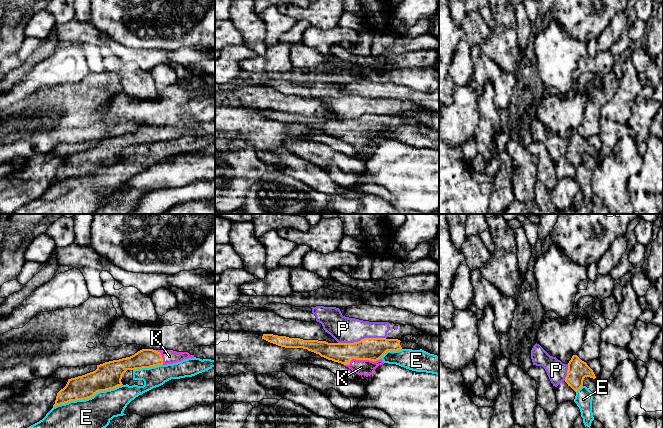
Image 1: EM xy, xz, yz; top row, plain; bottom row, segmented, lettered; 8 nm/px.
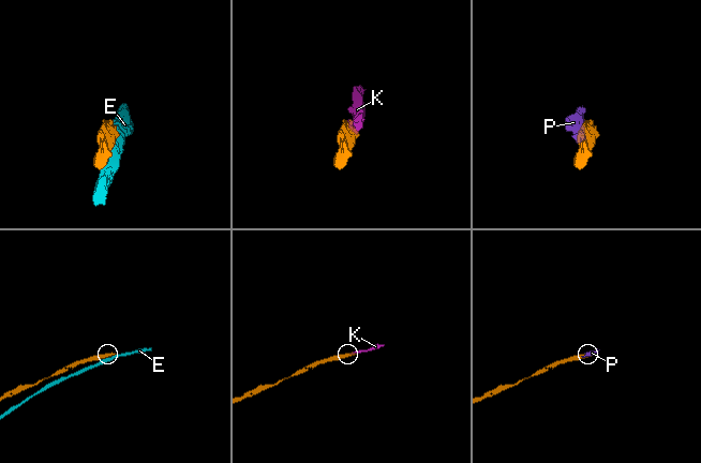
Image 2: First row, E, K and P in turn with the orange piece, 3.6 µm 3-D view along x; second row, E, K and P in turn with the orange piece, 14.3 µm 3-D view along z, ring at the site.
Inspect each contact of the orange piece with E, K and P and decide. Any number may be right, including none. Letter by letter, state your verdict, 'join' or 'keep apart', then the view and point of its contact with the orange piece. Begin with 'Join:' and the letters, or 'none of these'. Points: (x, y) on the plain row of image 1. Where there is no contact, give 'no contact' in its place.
Join: K
E: keep apart; meets orange in xy at (87, 174)
K: join; meets orange in xz at (360, 135)
P: keep apart; meets orange in xz at (362, 115)

